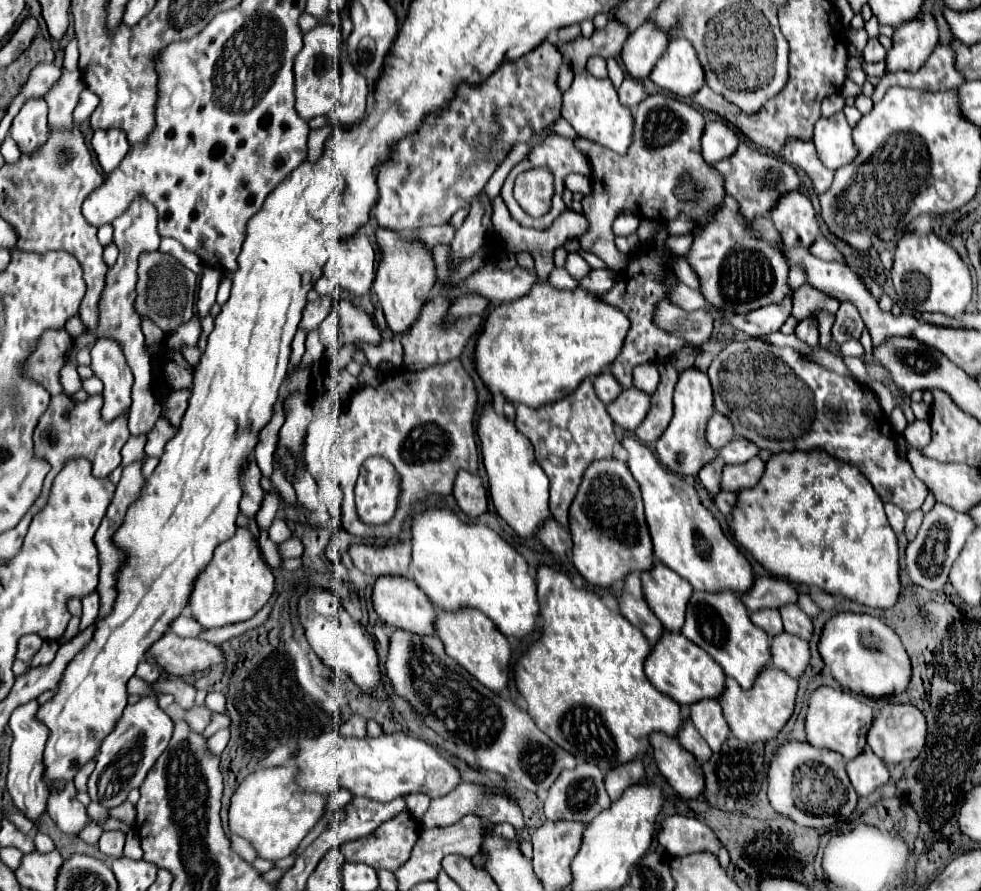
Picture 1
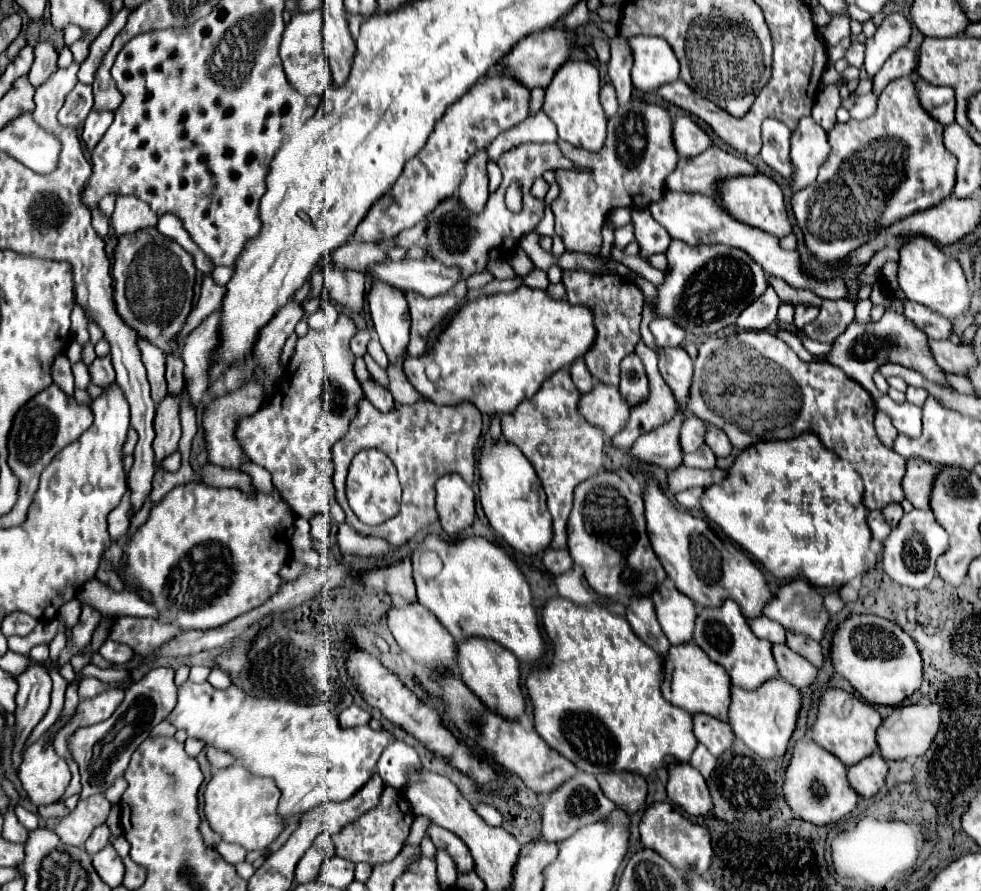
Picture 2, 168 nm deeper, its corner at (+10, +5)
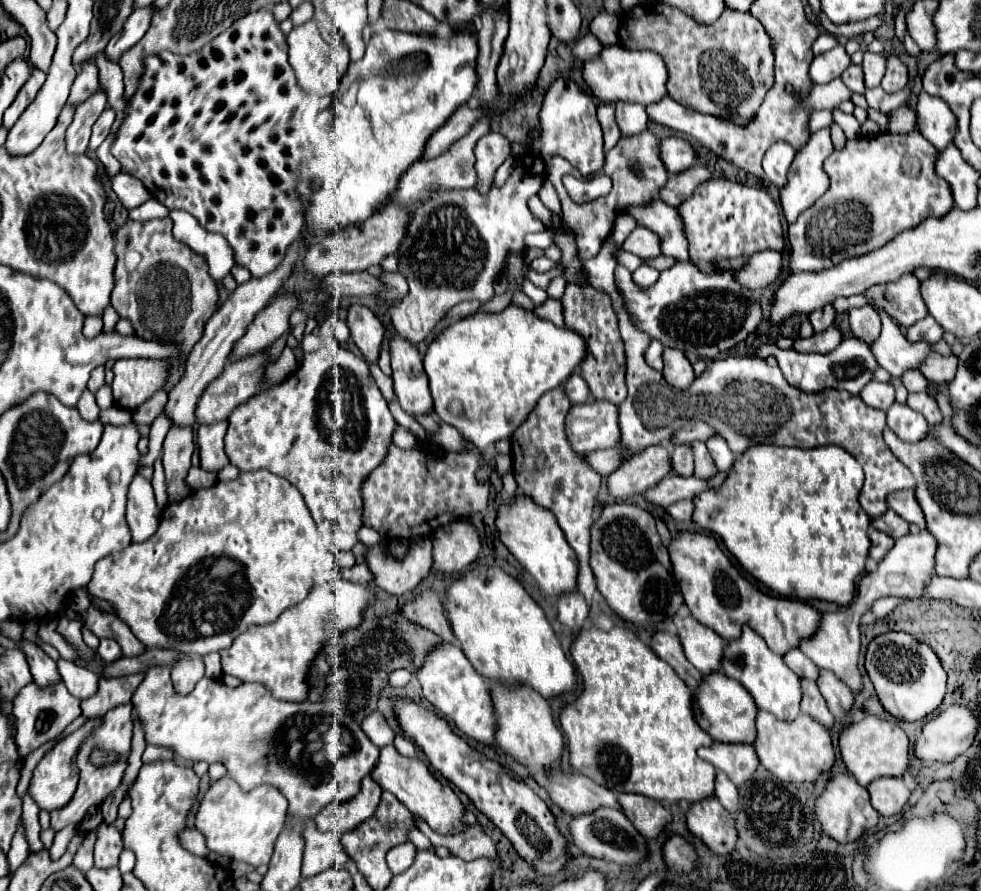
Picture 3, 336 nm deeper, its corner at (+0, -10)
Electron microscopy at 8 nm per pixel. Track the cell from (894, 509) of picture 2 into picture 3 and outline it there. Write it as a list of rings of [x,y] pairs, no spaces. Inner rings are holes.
[[[891,509],[885,515],[881,515],[877,521],[873,521],[873,527],[891,535],[893,539],[899,539],[909,533],[909,523],[903,521],[899,515],[895,515],[895,511],[891,511]]]

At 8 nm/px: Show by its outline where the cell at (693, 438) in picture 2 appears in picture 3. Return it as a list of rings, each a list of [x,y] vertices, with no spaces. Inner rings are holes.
[[[689,445],[673,447],[671,465],[673,465],[673,471],[677,471],[679,475],[691,477],[693,475],[693,449]]]

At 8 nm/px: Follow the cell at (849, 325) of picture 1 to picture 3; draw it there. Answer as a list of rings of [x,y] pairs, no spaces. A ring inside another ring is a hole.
[[[831,325],[823,333],[815,333],[807,339],[795,339],[795,349],[799,353],[829,353],[835,347],[839,347],[841,341],[843,341],[843,333],[835,325]]]

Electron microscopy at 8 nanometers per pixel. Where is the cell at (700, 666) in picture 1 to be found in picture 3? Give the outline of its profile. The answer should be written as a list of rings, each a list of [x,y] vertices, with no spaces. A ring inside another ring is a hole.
[[[713,671],[705,675],[701,685],[695,691],[695,705],[701,713],[701,717],[697,717],[699,727],[705,733],[709,733],[715,741],[725,741],[725,743],[753,743],[755,741],[757,705],[753,703],[747,689],[739,685],[735,679],[729,679],[721,671]]]

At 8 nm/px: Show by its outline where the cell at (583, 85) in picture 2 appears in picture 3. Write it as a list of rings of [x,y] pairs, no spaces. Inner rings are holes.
[[[555,79],[545,95],[541,113],[541,137],[535,141],[533,149],[541,157],[559,155],[567,159],[583,177],[601,171],[605,163],[603,151],[603,133],[597,121],[597,103],[591,93],[581,89],[573,79]]]

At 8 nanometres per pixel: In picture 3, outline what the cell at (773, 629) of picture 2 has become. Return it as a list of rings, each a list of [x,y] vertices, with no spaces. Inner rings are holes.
[[[789,649],[783,655],[783,661],[791,667],[791,671],[795,671],[799,677],[807,677],[807,679],[815,679],[817,677],[817,667],[811,663],[811,659],[807,659],[799,649]]]

